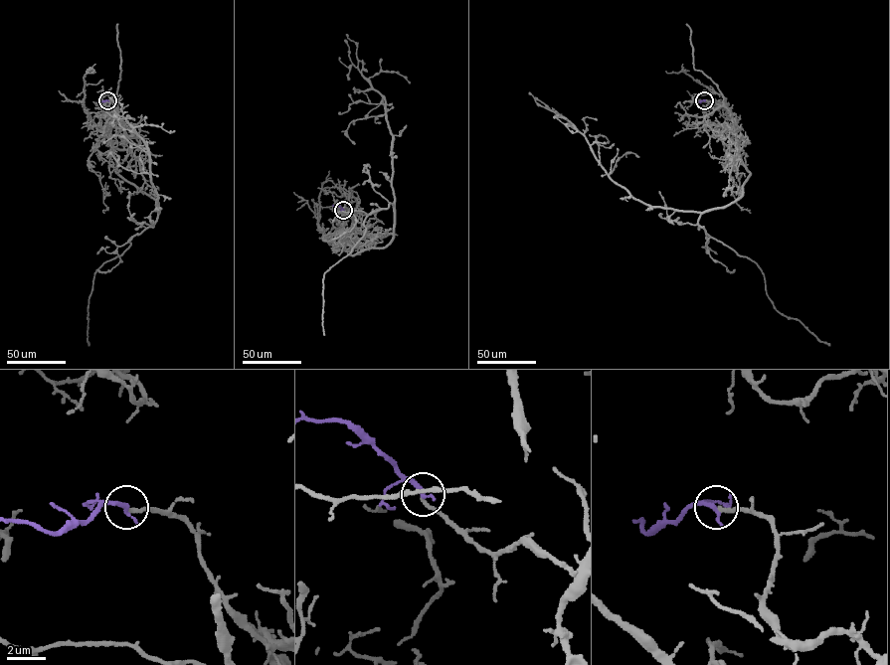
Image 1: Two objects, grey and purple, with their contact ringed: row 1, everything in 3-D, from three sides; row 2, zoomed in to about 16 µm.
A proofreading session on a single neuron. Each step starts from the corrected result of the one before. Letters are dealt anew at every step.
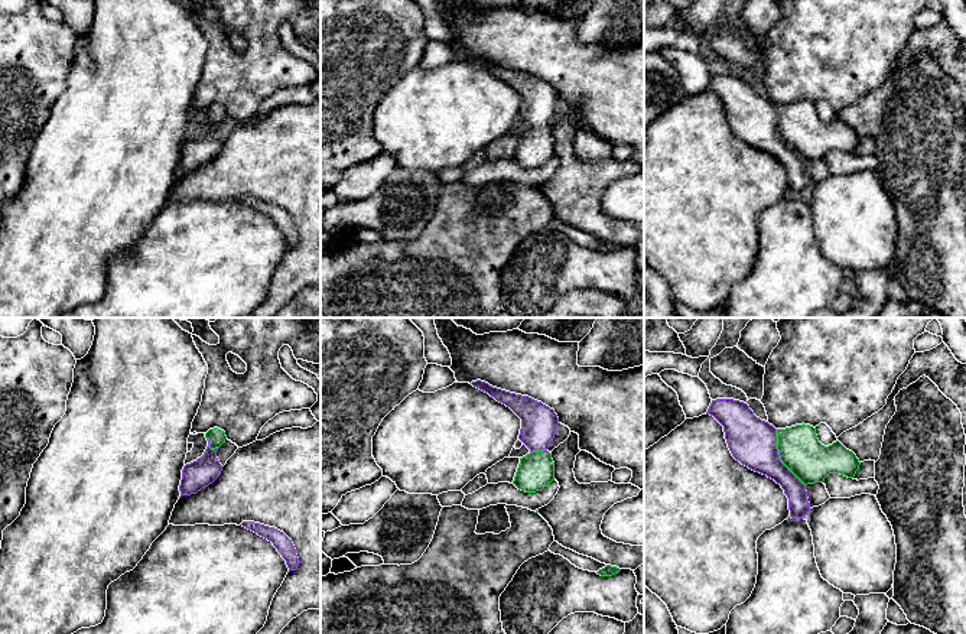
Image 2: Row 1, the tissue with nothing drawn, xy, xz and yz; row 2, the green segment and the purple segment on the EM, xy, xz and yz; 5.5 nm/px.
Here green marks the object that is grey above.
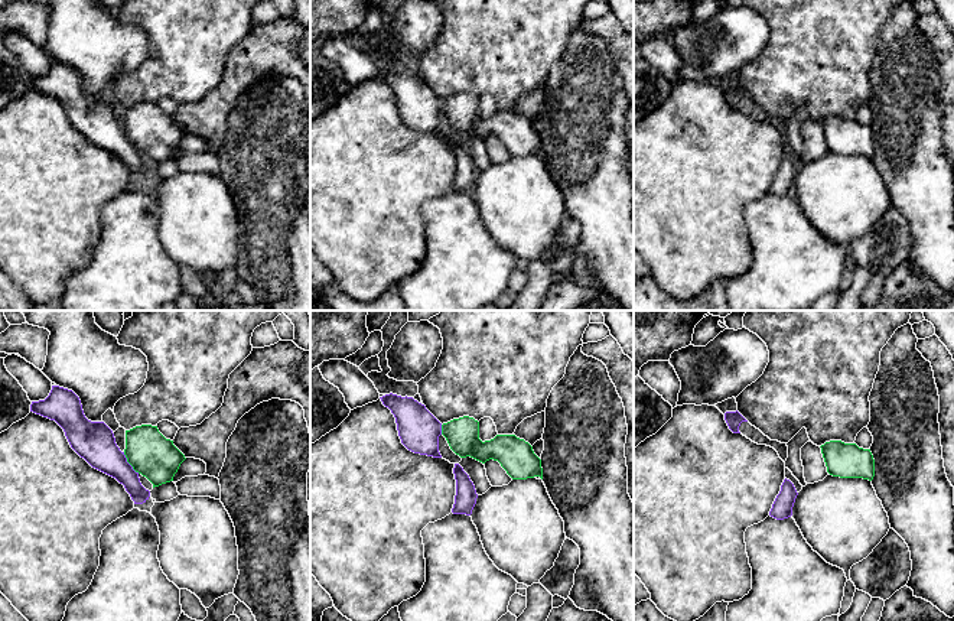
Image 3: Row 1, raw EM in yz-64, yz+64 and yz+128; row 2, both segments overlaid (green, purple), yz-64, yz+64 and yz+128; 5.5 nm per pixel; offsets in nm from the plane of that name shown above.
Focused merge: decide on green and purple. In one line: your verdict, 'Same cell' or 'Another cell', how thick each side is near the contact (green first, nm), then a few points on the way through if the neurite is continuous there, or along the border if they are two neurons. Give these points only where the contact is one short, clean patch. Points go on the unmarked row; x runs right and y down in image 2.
Same cell. Thickness 240 nm (green) against 260 nm. Path across: yz (799, 124), (792, 132), (780, 135), (751, 117)

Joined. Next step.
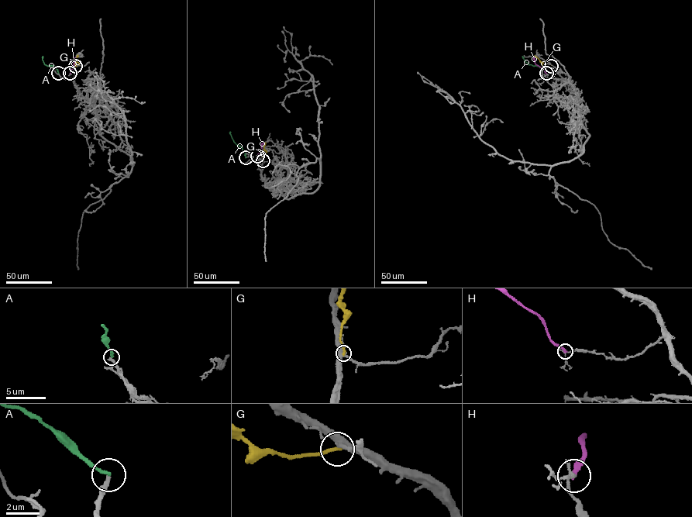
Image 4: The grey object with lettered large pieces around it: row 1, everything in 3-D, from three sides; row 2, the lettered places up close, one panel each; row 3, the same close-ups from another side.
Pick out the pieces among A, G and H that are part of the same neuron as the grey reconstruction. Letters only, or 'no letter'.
no letter

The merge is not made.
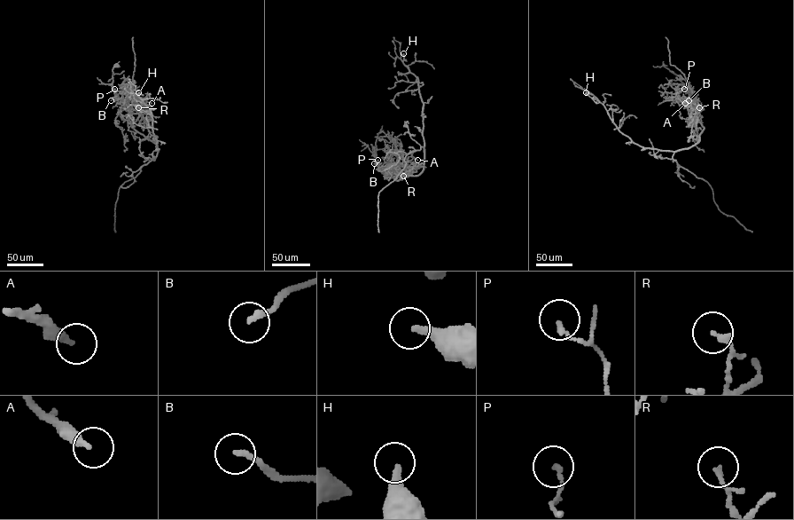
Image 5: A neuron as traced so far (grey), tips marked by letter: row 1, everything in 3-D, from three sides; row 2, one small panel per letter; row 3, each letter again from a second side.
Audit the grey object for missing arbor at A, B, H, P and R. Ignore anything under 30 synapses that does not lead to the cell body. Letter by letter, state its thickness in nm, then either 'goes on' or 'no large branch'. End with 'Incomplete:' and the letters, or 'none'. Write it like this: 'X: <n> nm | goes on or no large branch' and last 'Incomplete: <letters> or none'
A: 320 nm | no large branch
B: 220 nm | no large branch
H: 300 nm | goes on
P: 170 nm | no large branch
R: 190 nm | no large branch
Incomplete: H

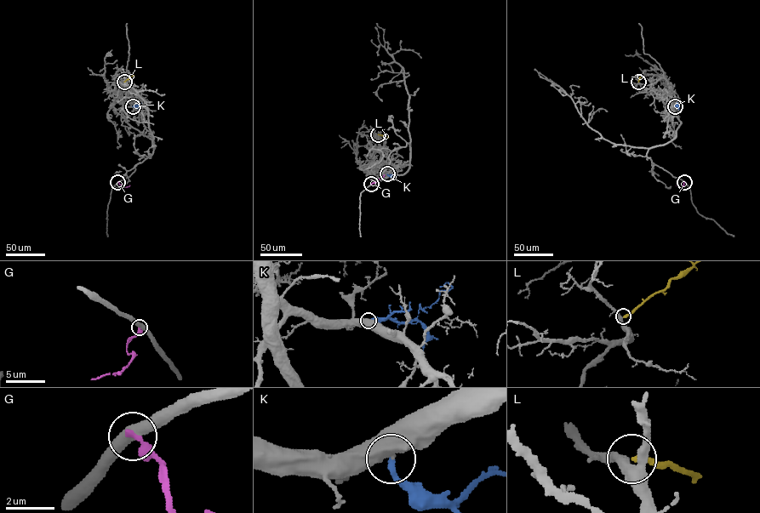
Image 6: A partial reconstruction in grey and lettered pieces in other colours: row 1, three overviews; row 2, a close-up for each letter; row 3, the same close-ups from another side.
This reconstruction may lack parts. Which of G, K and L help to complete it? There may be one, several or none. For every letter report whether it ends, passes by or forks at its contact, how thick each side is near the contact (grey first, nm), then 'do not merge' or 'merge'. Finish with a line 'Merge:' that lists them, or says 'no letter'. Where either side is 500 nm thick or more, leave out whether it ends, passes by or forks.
G: it ends there; 460 nm thick on the grey side, 320 nm on the other; do not merge
K: 750 nm thick on the grey side, 260 nm on the other; merge
L: it ends there; 360 nm thick on the grey side, 240 nm on the other; merge
Merge: K, L

